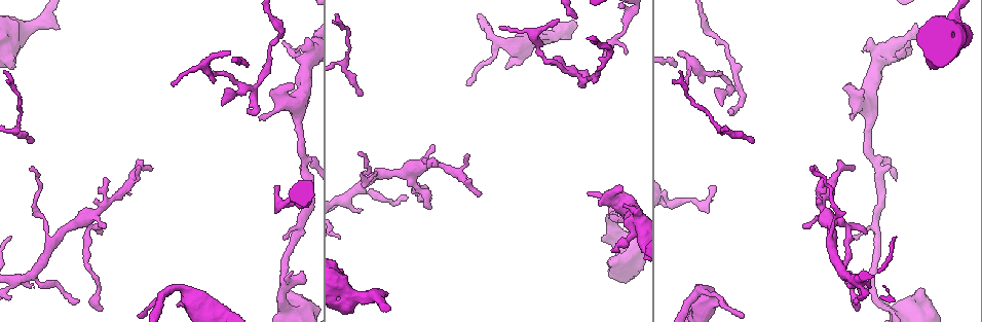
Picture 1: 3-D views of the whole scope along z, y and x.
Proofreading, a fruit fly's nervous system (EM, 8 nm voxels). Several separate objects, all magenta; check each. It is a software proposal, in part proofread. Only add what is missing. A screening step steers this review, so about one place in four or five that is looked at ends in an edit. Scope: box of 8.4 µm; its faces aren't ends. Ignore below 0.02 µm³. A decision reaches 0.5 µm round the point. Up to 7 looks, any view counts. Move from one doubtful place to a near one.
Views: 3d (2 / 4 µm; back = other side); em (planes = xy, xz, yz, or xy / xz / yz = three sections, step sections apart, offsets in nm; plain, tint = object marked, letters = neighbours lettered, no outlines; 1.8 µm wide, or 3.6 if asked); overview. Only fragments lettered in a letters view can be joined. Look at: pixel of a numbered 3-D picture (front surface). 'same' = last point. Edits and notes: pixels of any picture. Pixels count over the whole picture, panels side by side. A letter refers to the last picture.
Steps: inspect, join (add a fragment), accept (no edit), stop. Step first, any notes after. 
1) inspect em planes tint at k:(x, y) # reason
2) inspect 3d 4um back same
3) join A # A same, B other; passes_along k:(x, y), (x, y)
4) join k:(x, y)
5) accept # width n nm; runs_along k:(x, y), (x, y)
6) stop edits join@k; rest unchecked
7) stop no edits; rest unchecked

inspect 3d 2um at 1:(587, 193) # an open end

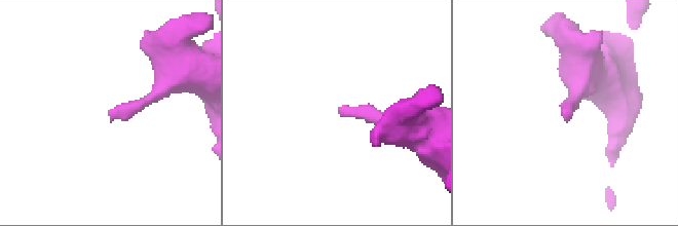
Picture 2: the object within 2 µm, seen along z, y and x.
inspect em 3.6um planes letters at 2:(112, 120)

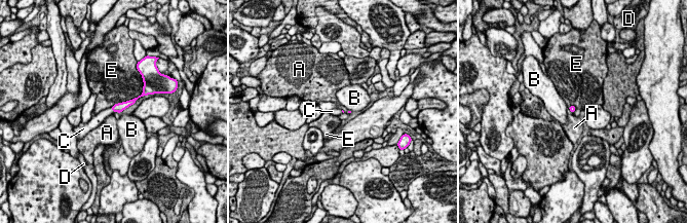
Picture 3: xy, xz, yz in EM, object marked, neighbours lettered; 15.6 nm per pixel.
join C # A other, B other, C same, D other, E other; passes_along 3:(119, 107), (112, 109), (100, 117); the cell continues

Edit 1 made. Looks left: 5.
inspect em yz step 8 letters at 1:(878, 169) # abrupt turn

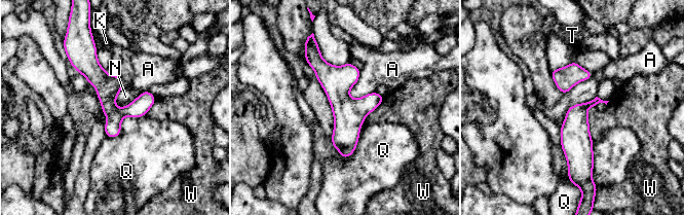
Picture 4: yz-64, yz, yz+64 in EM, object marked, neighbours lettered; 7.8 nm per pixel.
inspect em planes letters same

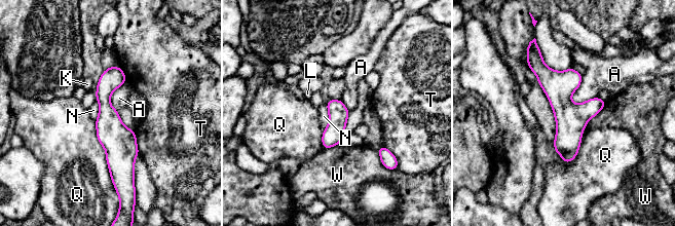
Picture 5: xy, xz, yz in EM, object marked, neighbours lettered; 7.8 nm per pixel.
accept # longest_contact Q 500 nm; A other, K other, L other, N other, Q other, T other, W other; border 5:(583, 75), (571, 96), (573, 104); no lettered fragment goes on from it

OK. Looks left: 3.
inspect 3d 2um at 1:(863, 51) # thick end

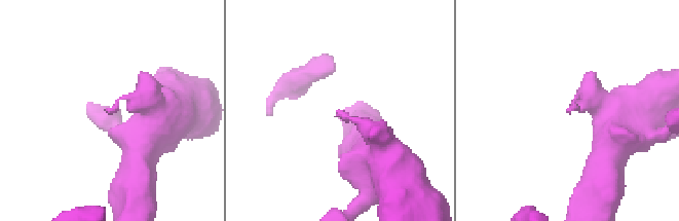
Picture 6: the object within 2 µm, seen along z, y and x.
inspect em planes letters at 6:(340, 113) # need the tissue

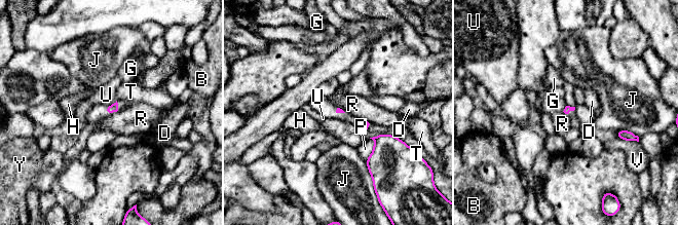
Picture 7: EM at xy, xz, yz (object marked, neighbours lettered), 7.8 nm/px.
accept # longest_contact P 190 nm; B other, D other, G other, H other, J other, P other, R other, T other, U other, V other, Y other; border 7:(117, 110), (112, 114); no lettered fragment goes on from it

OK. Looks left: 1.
stop edits join@3; rest unchecked

